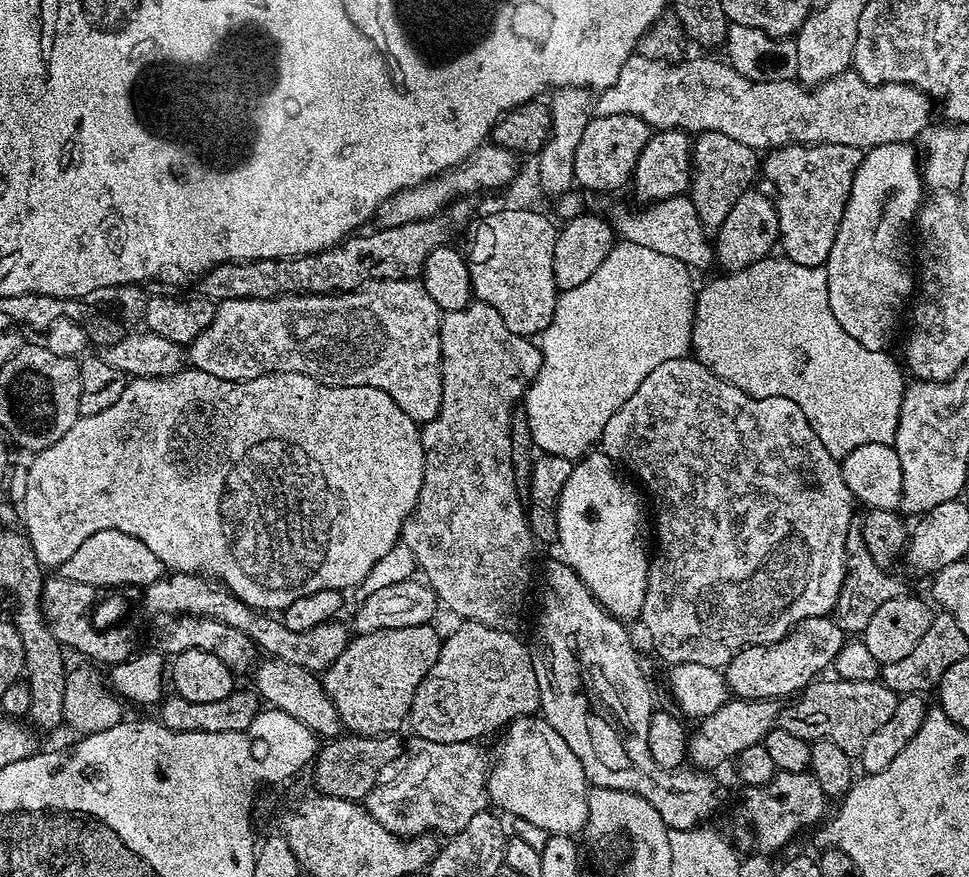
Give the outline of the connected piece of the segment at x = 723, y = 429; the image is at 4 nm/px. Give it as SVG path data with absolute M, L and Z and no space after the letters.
M694 358L671 360L670 362L662 362L662 366L658 366L658 370L650 370L650 374L646 374L642 386L638 386L638 390L634 390L634 394L630 394L630 398L626 398L626 402L622 402L620 409L610 417L610 422L606 422L598 444L611 460L619 462L621 465L624 463L637 476L635 479L643 485L646 492L646 487L648 487L648 492L652 495L652 504L656 507L656 548L654 544L654 551L651 553L648 566L646 602L642 606L640 616L642 617L642 621L644 620L644 628L648 631L648 636L652 639L652 644L656 647L657 654L665 660L665 665L671 666L673 664L685 664L686 662L698 662L698 666L723 669L725 664L732 661L734 654L738 654L743 648L749 648L752 644L773 644L774 642L778 642L782 637L788 635L801 620L814 618L815 616L827 616L836 607L836 599L842 590L842 582L844 581L846 534L848 533L848 527L854 523L854 516L852 516L854 501L850 490L846 486L846 482L842 478L840 460L832 456L830 450L826 450L826 446L822 446L822 442L818 442L818 434L814 434L810 422L806 422L806 414L802 414L802 410L798 410L798 402L790 402L790 398L782 398L781 396L771 396L770 398L747 396L742 390L738 390L738 386L734 386L730 382L718 378L718 374L706 370L706 366L702 366Z

